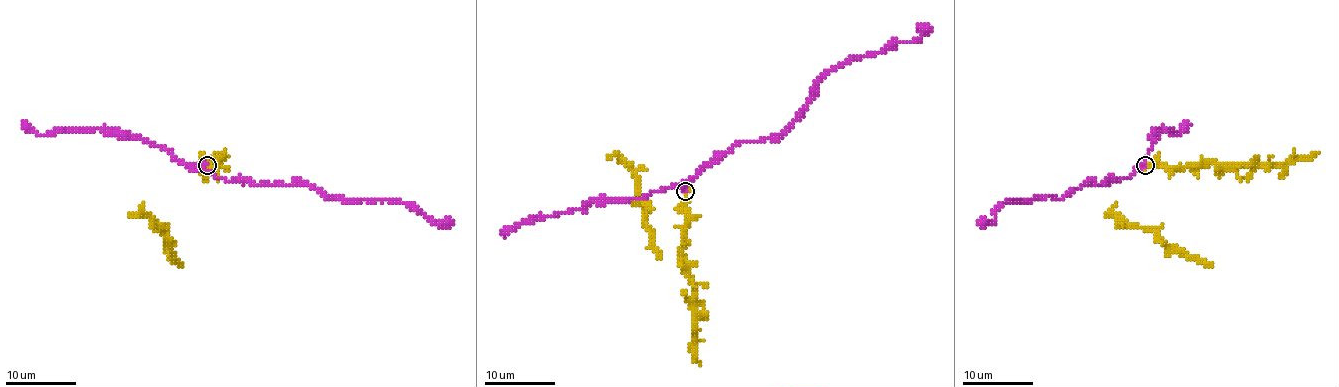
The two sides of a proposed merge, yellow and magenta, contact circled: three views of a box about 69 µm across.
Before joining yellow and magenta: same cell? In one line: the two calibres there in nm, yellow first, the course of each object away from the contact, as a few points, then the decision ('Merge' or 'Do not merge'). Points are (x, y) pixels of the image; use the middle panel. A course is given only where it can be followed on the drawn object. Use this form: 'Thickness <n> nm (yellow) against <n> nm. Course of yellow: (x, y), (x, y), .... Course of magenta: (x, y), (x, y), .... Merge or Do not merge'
Thickness 440 nm (yellow) against 380 nm. Course of yellow: (685, 192), (688, 226), (681, 258), (685, 274), (692, 284), (695, 359), (699, 364). Course of magenta: (685, 192), (683, 183), (736, 144), (776, 138), (829, 71), (856, 57), (916, 41), (929, 25). Do not merge

